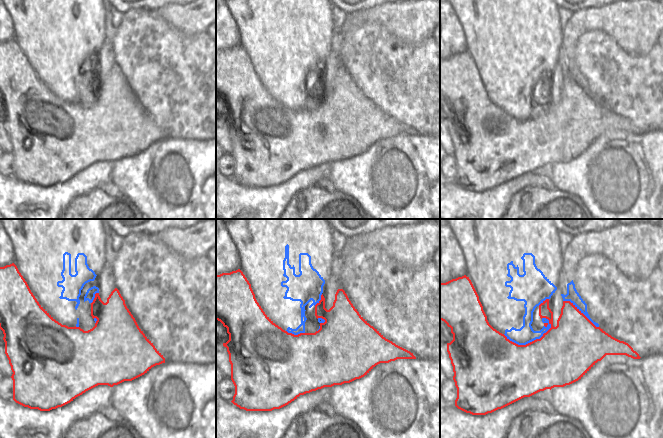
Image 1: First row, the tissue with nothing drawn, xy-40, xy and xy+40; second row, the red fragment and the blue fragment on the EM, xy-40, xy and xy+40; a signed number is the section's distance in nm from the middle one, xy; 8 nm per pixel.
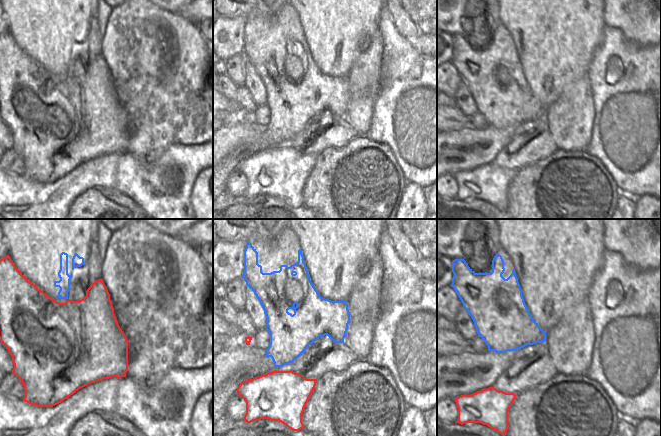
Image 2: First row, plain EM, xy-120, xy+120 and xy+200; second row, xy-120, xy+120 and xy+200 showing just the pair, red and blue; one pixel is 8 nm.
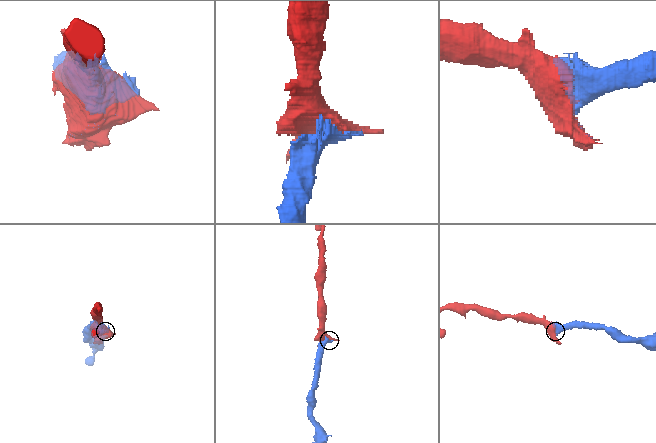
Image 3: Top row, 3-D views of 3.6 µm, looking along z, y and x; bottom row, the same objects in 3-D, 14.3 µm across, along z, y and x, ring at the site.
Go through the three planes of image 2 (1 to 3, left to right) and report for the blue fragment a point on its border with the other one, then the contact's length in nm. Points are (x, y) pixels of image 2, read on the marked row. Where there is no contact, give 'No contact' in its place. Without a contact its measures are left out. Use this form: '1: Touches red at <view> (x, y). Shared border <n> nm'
1: No contact
2: No contact
3: No contact.

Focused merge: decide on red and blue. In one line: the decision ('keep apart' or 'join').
join

